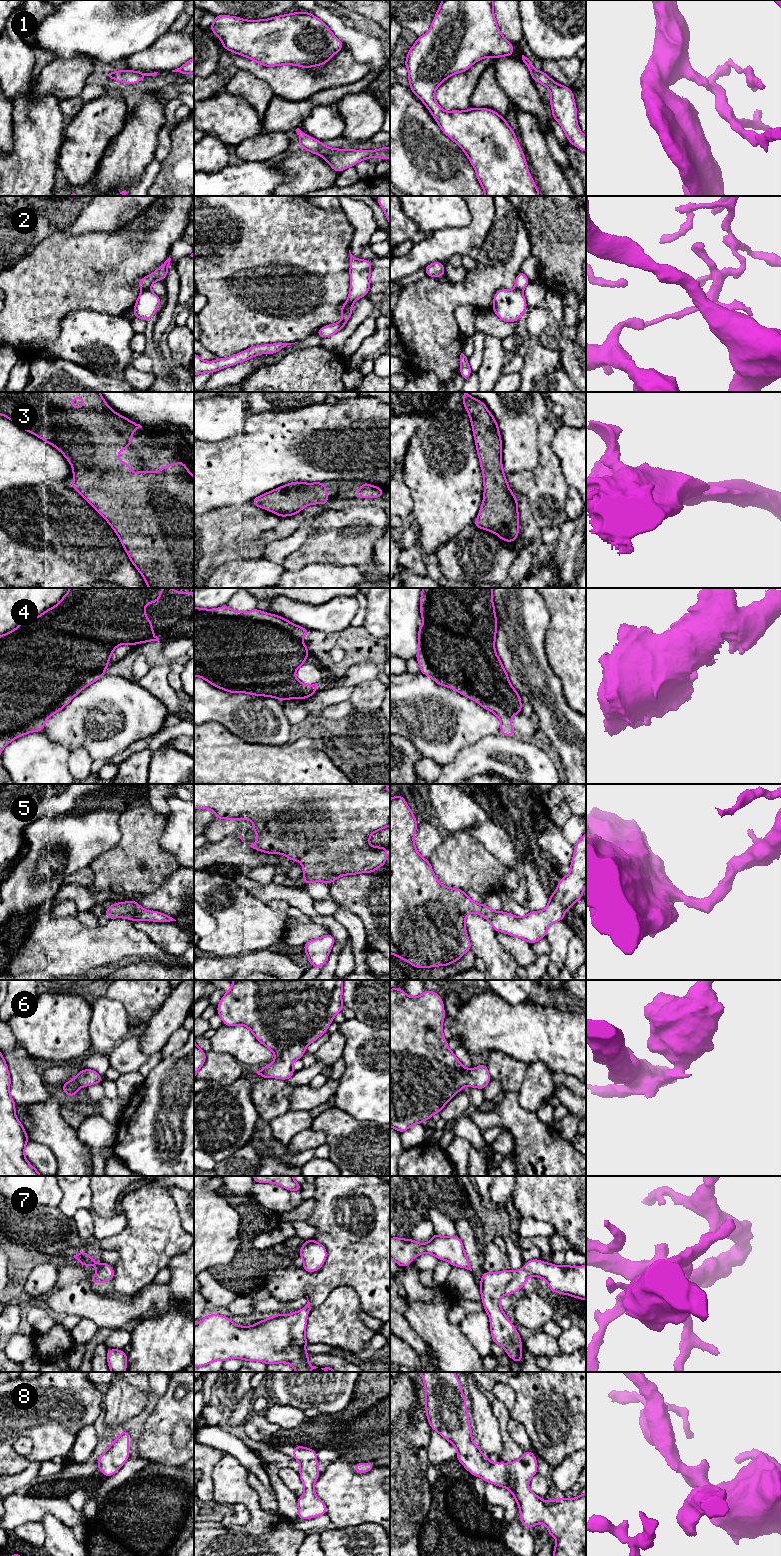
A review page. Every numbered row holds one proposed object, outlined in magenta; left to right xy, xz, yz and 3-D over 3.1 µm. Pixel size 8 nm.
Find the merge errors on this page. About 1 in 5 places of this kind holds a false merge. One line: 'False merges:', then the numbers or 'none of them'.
False merges: none of them

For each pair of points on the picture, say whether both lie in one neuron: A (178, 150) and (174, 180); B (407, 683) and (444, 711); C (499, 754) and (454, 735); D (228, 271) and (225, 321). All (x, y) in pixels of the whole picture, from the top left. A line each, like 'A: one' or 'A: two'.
A: one
B: one
C: two
D: one

